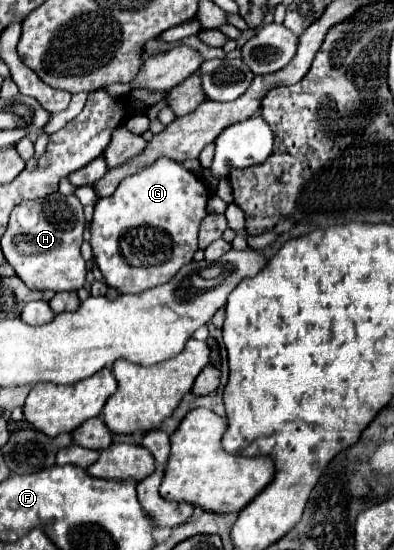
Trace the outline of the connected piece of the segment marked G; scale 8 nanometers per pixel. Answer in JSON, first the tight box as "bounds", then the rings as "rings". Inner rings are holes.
{"bounds":[91,157,211,295],"rings":[[[163,157],[143,171],[123,179],[111,197],[99,199],[91,221],[91,247],[107,287],[117,289],[121,295],[139,295],[147,289],[167,283],[183,265],[193,261],[197,251],[197,231],[199,223],[207,215],[209,197],[211,191],[205,187],[203,179],[185,169],[183,163]]]}

